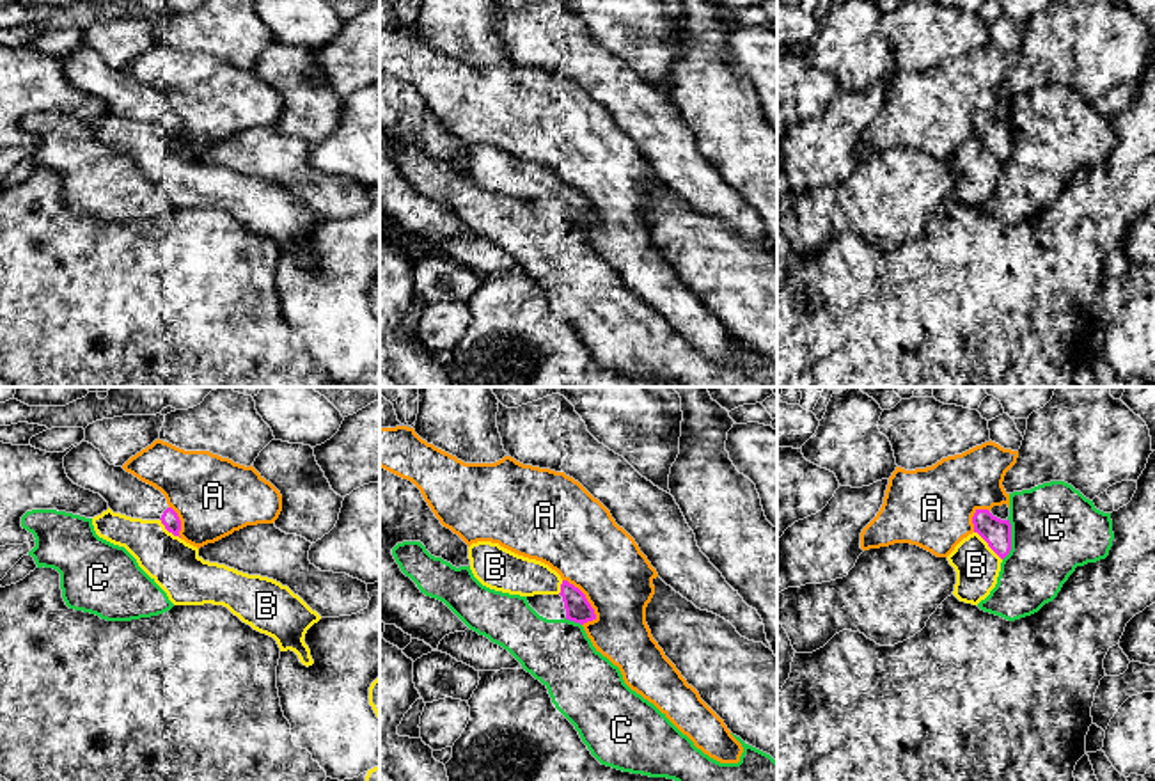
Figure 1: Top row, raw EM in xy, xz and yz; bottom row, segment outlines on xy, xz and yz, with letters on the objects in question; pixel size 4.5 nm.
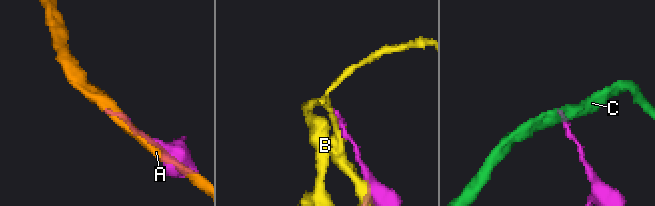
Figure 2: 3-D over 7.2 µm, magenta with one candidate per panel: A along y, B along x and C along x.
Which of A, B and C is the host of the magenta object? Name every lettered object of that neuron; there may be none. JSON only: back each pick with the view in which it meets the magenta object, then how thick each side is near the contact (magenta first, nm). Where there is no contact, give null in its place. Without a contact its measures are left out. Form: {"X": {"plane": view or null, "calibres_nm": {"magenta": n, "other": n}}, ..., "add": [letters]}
{"add": []}

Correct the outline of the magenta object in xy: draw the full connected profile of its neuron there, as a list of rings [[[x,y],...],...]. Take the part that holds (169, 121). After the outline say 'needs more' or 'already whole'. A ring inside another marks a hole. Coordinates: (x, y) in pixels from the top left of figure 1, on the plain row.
[[[83,43],[73,50],[64,59],[64,71],[75,87],[99,96],[114,115],[160,122],[169,135],[179,138],[181,122],[165,98],[122,69],[110,67],[92,46]]] | needs more

